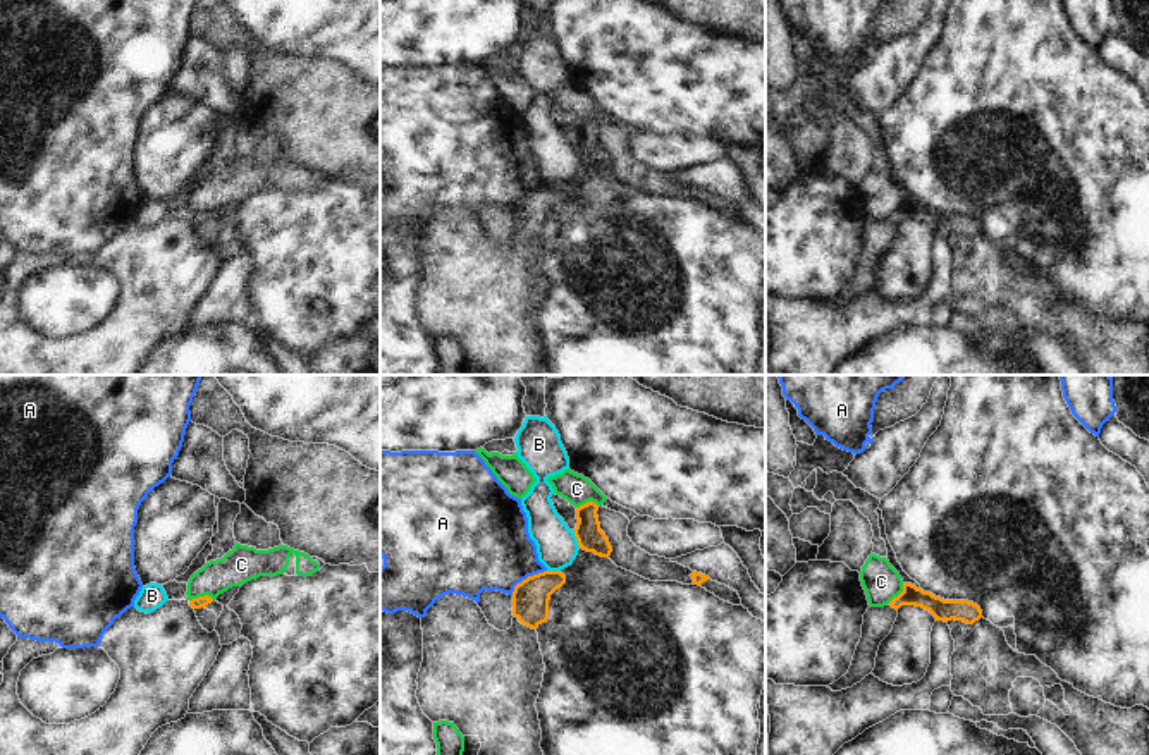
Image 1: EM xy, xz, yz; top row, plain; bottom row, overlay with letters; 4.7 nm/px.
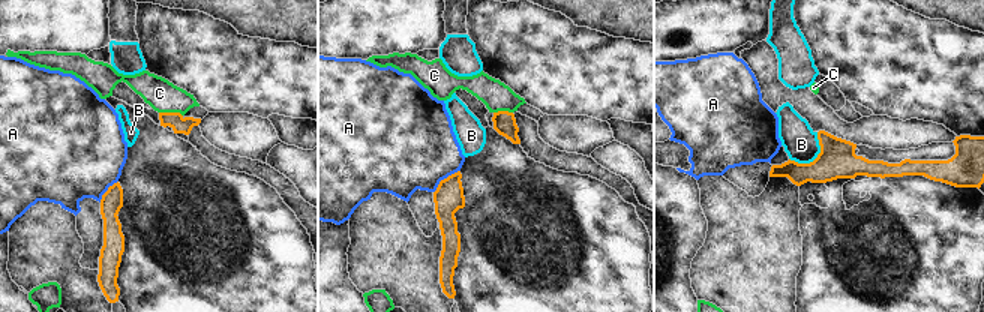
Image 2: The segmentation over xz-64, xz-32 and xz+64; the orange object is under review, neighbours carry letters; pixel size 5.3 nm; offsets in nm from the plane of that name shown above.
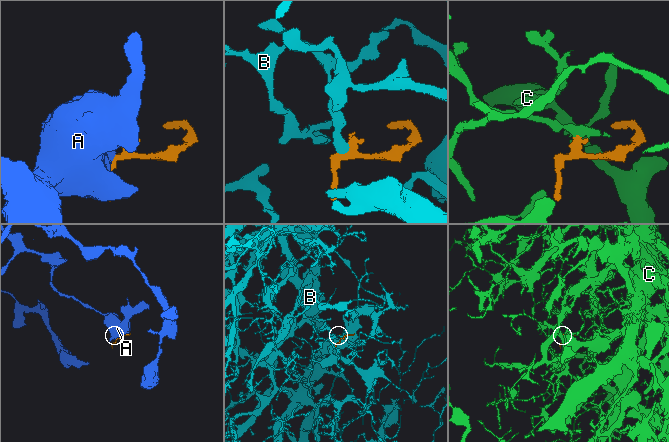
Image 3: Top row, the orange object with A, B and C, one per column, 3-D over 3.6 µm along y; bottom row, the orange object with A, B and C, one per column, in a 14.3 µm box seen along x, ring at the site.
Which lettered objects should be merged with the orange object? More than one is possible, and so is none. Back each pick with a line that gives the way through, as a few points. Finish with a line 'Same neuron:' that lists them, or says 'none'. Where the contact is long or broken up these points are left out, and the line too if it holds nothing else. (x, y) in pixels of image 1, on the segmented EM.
Same neuron: none

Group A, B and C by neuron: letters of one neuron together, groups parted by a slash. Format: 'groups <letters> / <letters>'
groups A / B / C

